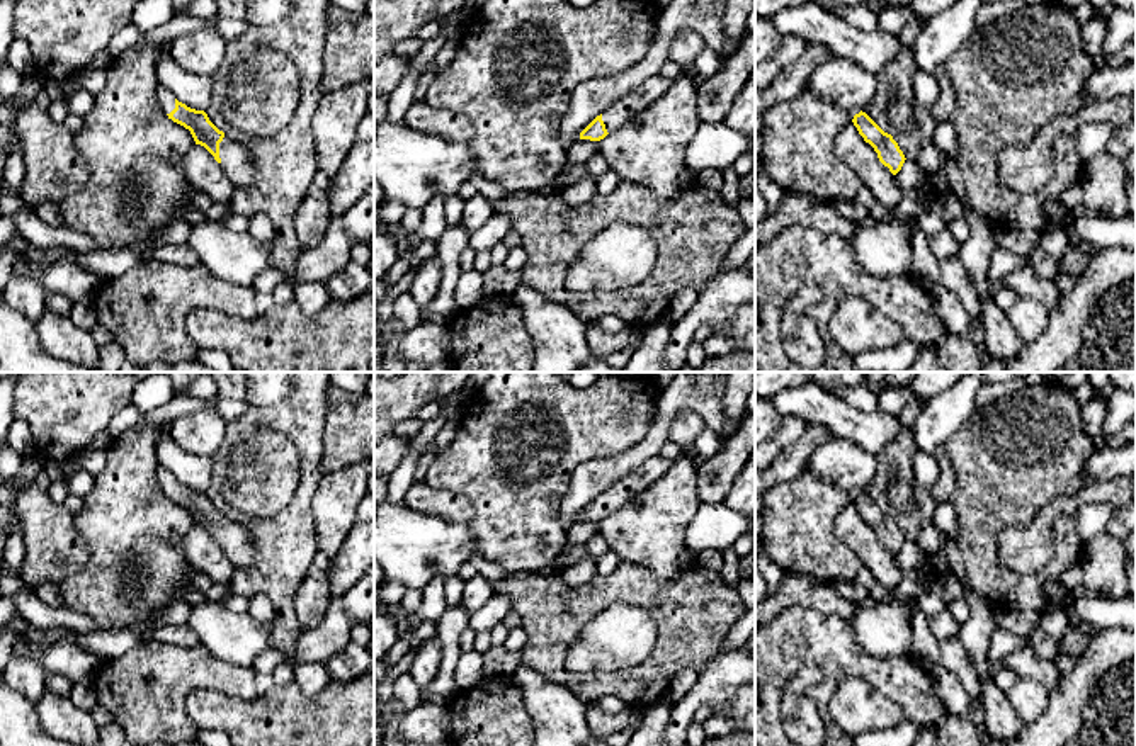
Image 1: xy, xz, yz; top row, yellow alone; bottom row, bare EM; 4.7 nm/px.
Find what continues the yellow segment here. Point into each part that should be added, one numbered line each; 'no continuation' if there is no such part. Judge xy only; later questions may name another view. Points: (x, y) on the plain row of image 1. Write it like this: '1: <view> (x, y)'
1: xy (165, 480)
2: xy (235, 539)

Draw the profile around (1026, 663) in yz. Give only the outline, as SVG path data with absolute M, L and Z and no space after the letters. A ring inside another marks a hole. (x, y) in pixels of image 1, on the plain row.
M1025 644L1022 649L1005 656L1000 668L1015 671L1019 678L1037 680L1049 693L1058 692L1065 680L1054 661L1042 659L1031 644Z

